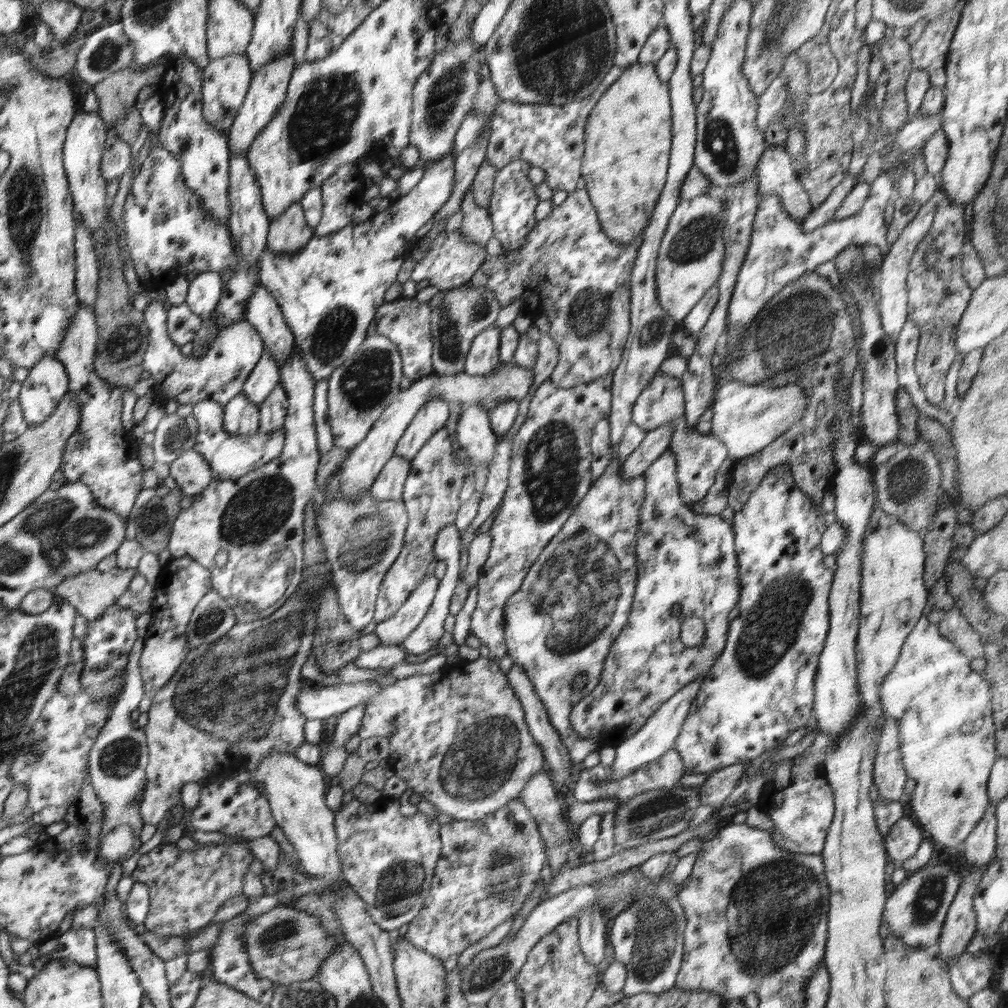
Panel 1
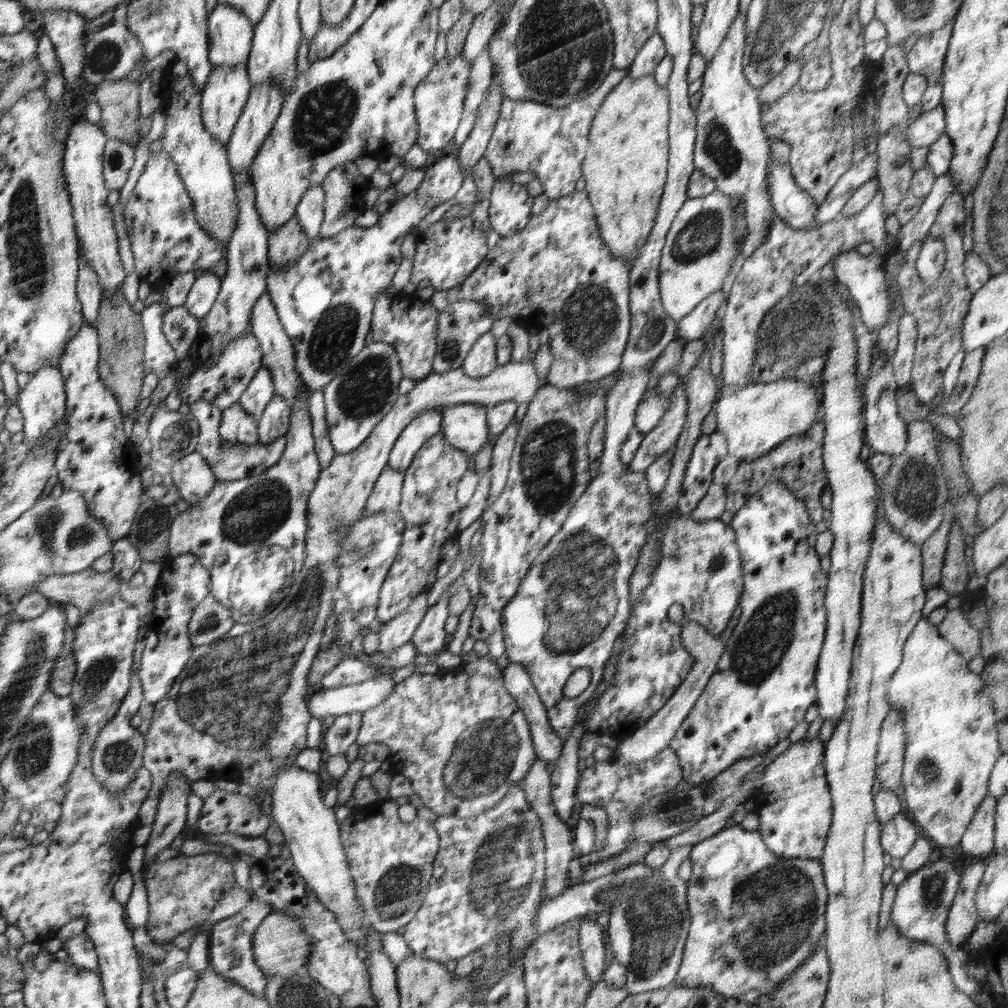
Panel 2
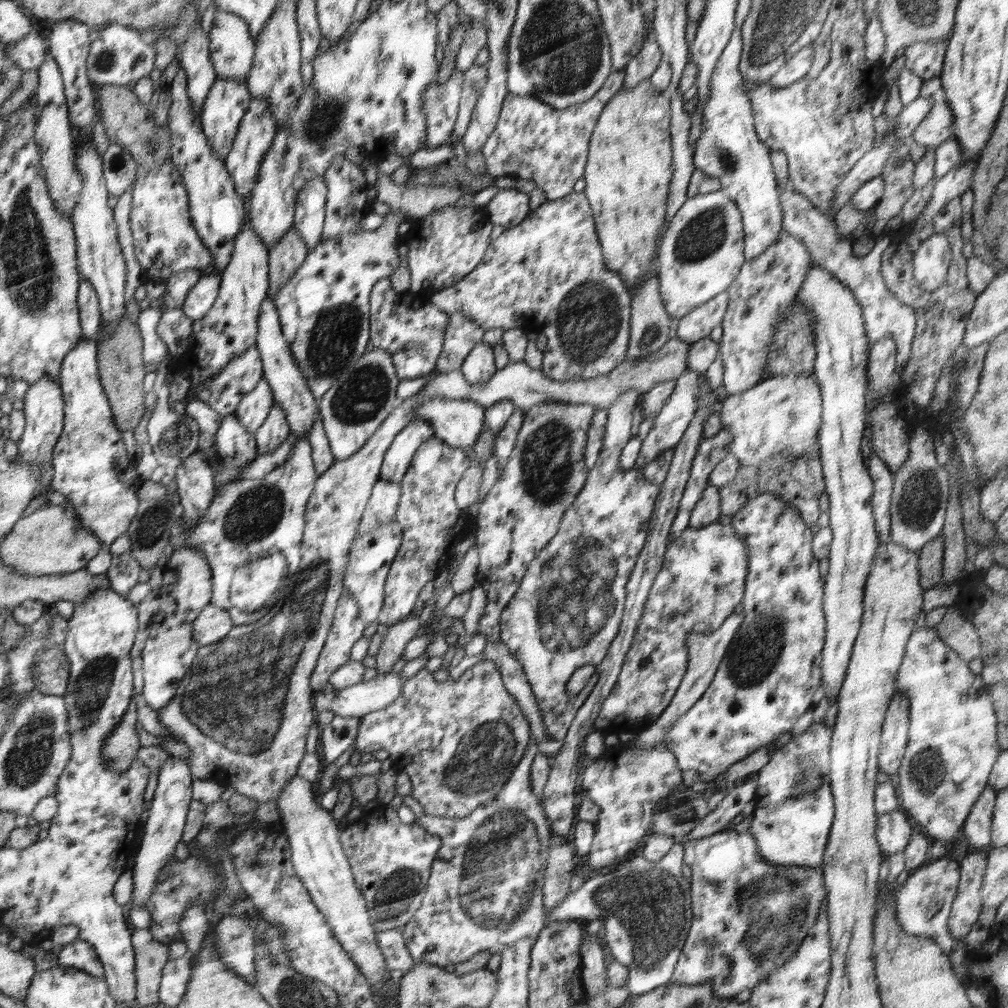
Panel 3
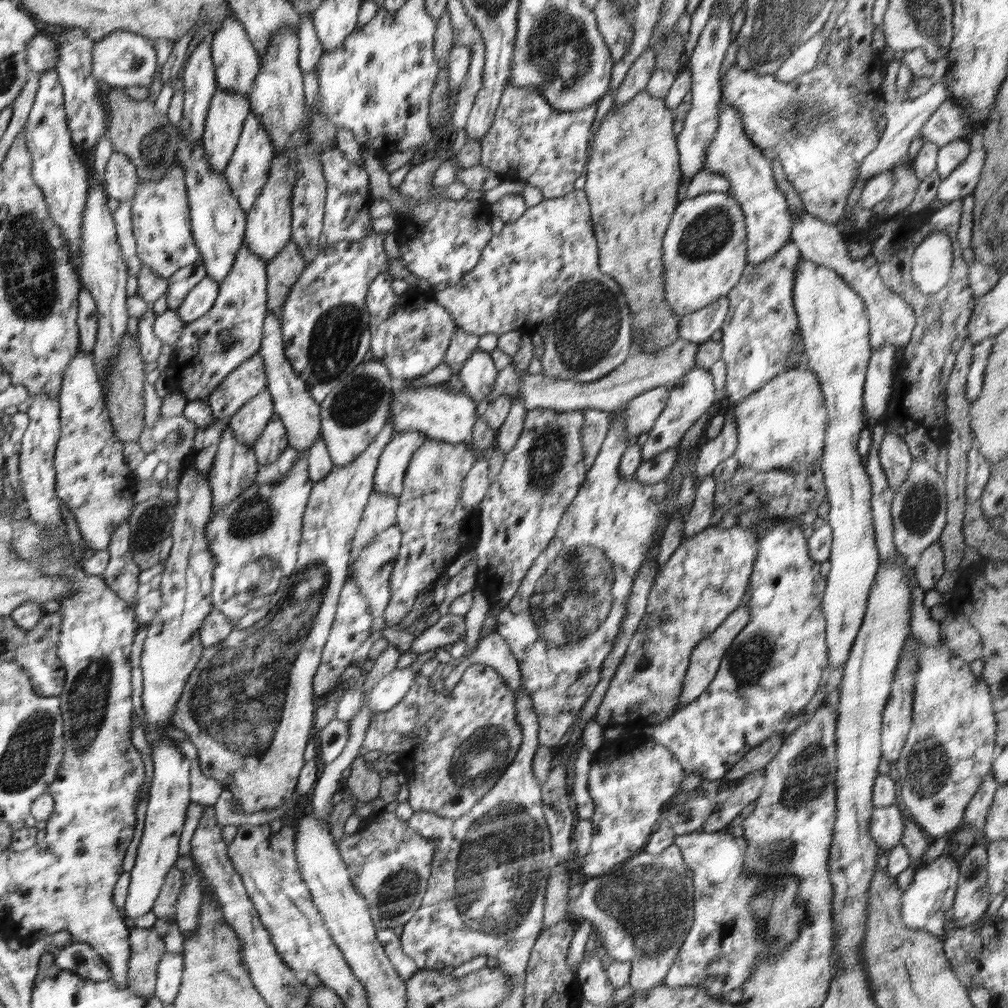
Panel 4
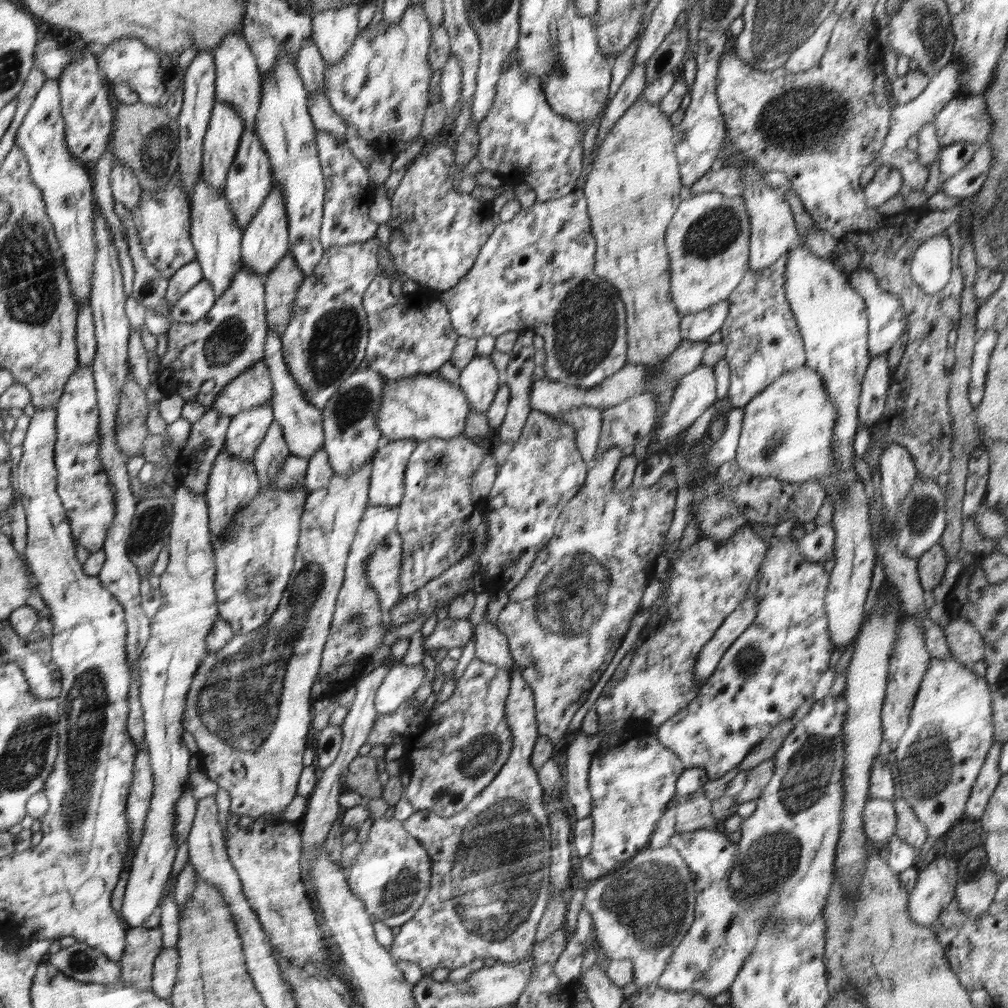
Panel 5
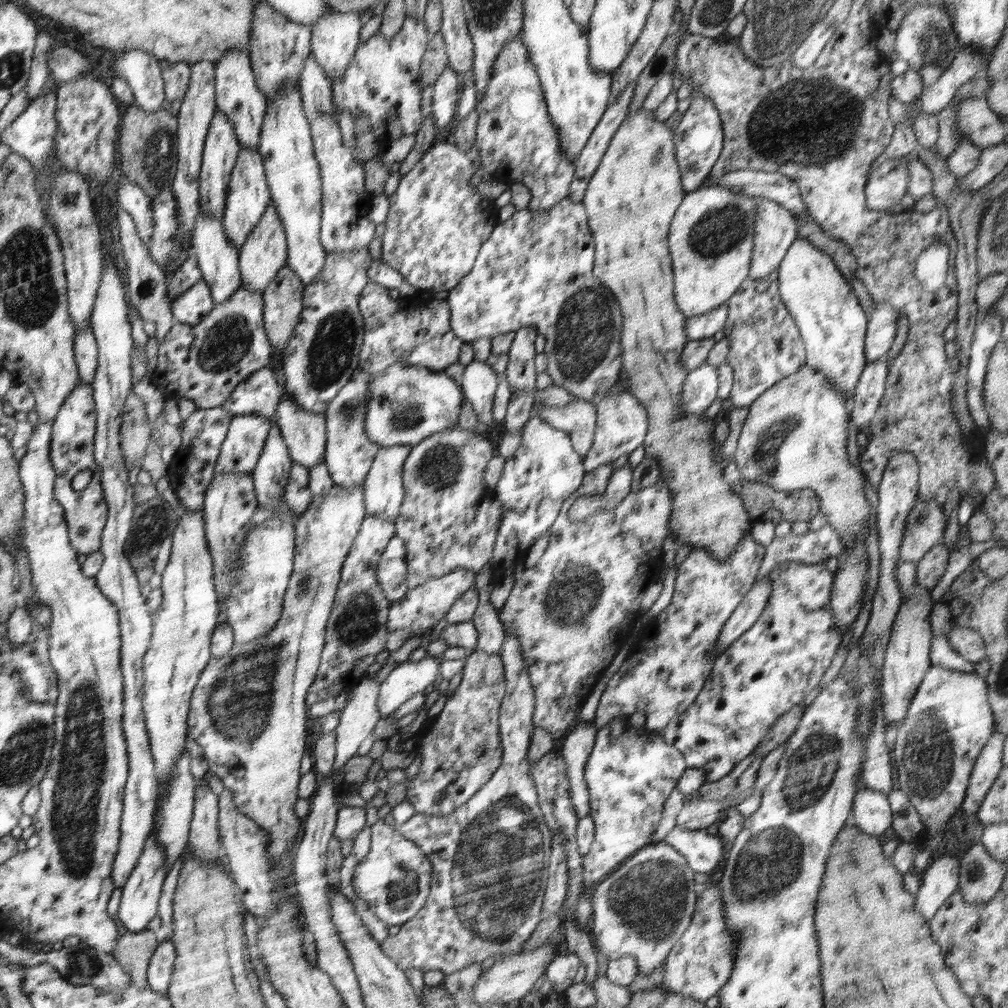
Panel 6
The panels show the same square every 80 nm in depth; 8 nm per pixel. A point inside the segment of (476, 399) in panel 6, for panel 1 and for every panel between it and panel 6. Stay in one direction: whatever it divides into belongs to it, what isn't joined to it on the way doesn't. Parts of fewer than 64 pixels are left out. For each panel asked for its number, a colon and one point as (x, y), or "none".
1: (483, 357)
2: (481, 360)
3: (478, 367)
4: (477, 376)
5: (478, 380)

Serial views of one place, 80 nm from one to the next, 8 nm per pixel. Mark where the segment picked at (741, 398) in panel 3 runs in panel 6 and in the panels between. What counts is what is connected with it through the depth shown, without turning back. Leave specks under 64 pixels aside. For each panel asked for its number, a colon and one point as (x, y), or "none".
4: (782, 425)
5: (786, 432)
6: (794, 437)

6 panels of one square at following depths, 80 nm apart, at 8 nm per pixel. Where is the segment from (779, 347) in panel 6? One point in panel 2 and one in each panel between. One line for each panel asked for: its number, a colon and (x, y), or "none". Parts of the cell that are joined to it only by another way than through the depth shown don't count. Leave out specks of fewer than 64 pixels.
2: (788, 257)
3: (766, 286)
4: (760, 330)
5: (762, 341)

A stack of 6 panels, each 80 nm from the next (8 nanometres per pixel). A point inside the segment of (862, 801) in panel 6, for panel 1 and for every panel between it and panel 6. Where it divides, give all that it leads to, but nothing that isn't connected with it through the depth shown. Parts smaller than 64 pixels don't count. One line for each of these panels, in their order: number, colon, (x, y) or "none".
1: (903, 840)
2: (898, 835)
3: (893, 831)
4: (886, 826)
5: (879, 818)

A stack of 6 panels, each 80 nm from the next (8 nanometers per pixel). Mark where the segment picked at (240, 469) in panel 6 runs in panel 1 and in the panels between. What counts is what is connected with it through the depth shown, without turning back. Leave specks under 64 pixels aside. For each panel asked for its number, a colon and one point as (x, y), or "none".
1: (265, 377)
2: (254, 401)
3: (253, 409)
4: (248, 424)
5: (247, 430)

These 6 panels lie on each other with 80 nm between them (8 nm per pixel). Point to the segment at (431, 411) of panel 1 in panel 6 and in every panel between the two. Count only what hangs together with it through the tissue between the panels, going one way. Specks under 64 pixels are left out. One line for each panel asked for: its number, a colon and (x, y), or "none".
2: (426, 425)
3: (397, 460)
4: (394, 462)
5: (387, 488)
6: (384, 488)

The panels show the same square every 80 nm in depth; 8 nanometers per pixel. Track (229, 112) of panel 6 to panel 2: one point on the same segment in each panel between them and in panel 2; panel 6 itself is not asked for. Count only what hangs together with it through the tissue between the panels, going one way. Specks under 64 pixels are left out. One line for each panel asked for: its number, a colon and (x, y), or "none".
2: (231, 32)
3: (232, 49)
4: (237, 64)
5: (237, 80)

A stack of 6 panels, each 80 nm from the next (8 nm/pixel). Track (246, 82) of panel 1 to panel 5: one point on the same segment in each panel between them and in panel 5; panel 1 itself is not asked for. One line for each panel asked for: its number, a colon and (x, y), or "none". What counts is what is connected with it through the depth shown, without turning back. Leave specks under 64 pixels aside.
2: (223, 100)
3: (228, 102)
4: (228, 111)
5: (226, 127)

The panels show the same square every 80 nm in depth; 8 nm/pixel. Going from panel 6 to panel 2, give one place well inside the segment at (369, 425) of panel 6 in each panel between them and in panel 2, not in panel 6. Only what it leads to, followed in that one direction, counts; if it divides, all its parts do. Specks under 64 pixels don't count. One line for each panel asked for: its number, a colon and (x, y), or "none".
2: (464, 426)
3: (458, 422)
4: (447, 416)
5: (423, 406)

